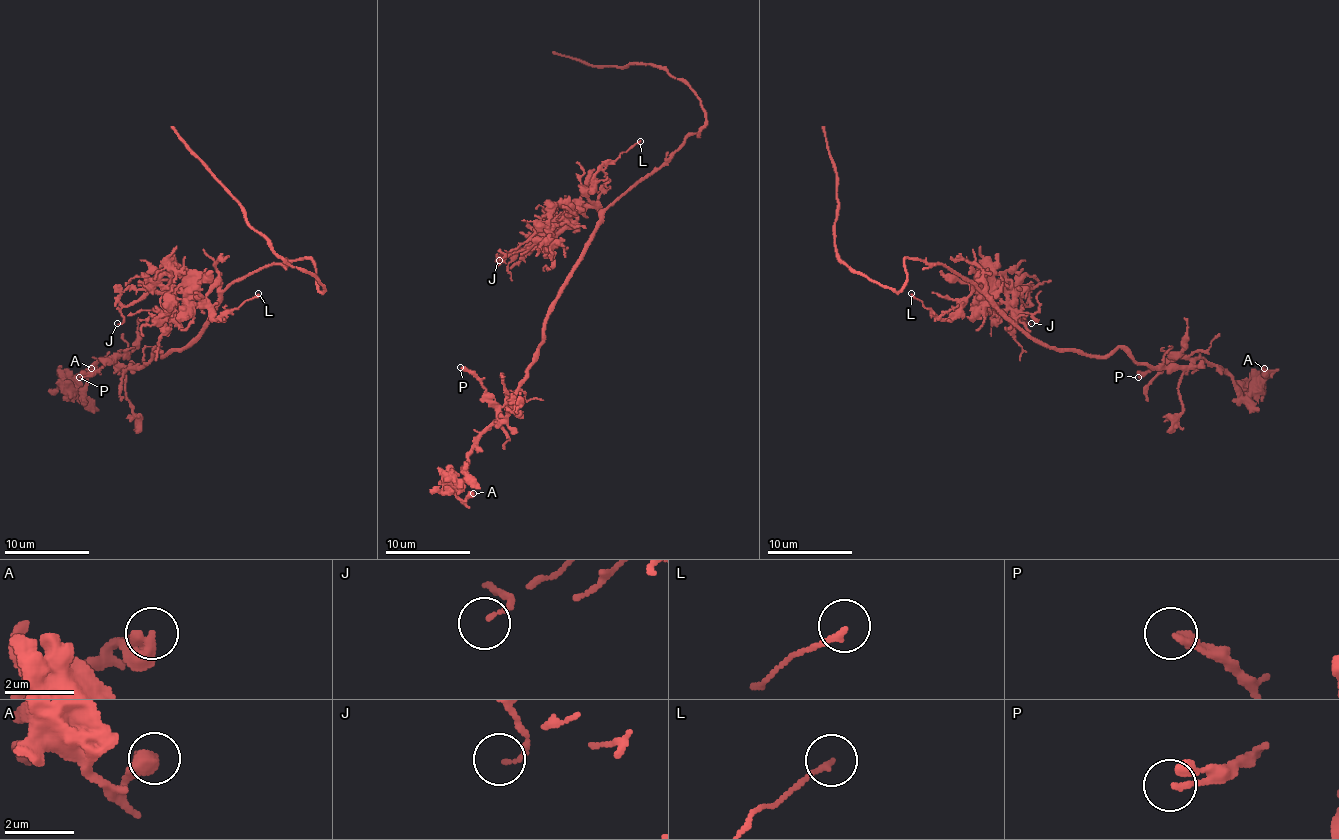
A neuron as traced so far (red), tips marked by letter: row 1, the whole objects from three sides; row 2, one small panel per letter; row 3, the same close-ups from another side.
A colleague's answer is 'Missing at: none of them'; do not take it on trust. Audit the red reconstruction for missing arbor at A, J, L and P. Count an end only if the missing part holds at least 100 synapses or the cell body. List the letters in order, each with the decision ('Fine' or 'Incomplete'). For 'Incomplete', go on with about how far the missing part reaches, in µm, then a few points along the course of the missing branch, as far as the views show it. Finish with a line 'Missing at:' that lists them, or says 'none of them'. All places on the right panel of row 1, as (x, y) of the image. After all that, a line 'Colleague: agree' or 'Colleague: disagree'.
A: Fine
J: Fine
L: Fine
P: Fine
Missing at: none of them
Colleague: agree

